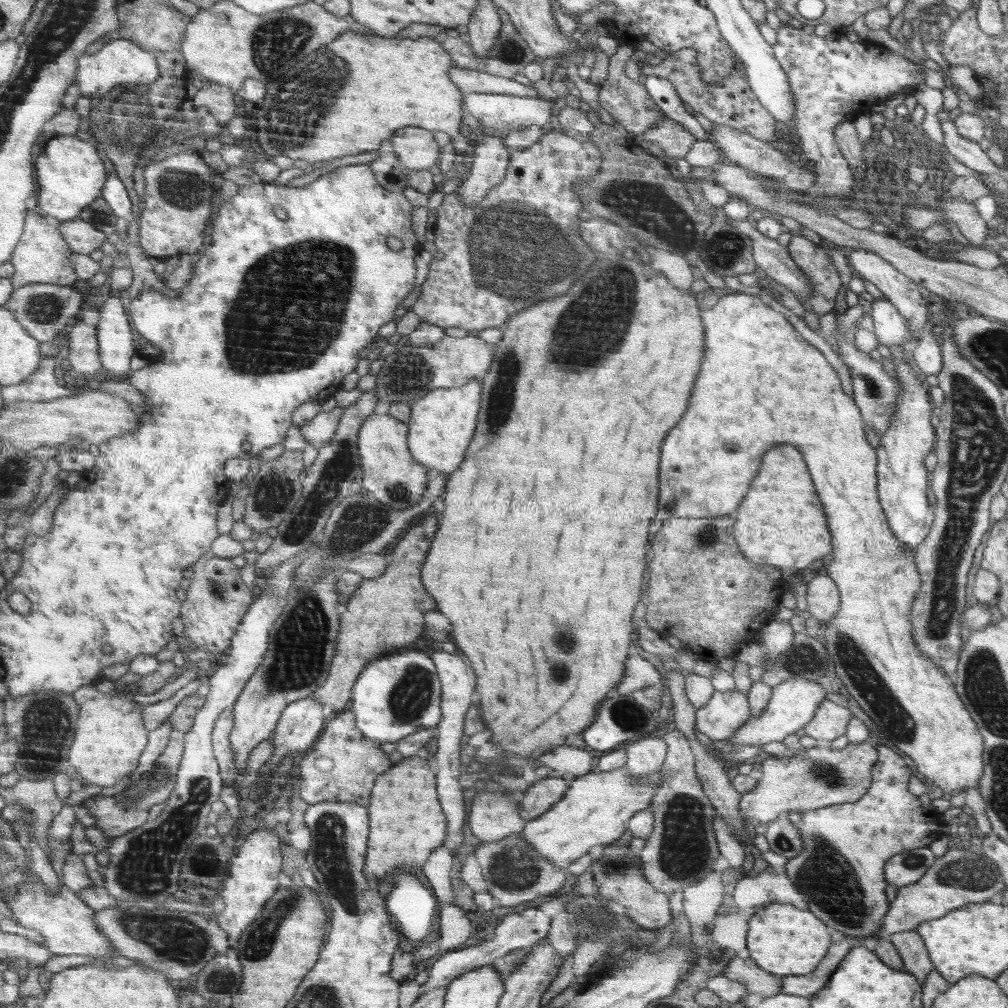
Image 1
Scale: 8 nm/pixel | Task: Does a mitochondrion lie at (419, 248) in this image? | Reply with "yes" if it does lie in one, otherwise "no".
no

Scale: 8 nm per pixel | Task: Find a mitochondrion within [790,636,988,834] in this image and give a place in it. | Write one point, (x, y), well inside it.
(824, 772)

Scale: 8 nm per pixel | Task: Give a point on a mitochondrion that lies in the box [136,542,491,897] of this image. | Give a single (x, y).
(302, 642)

